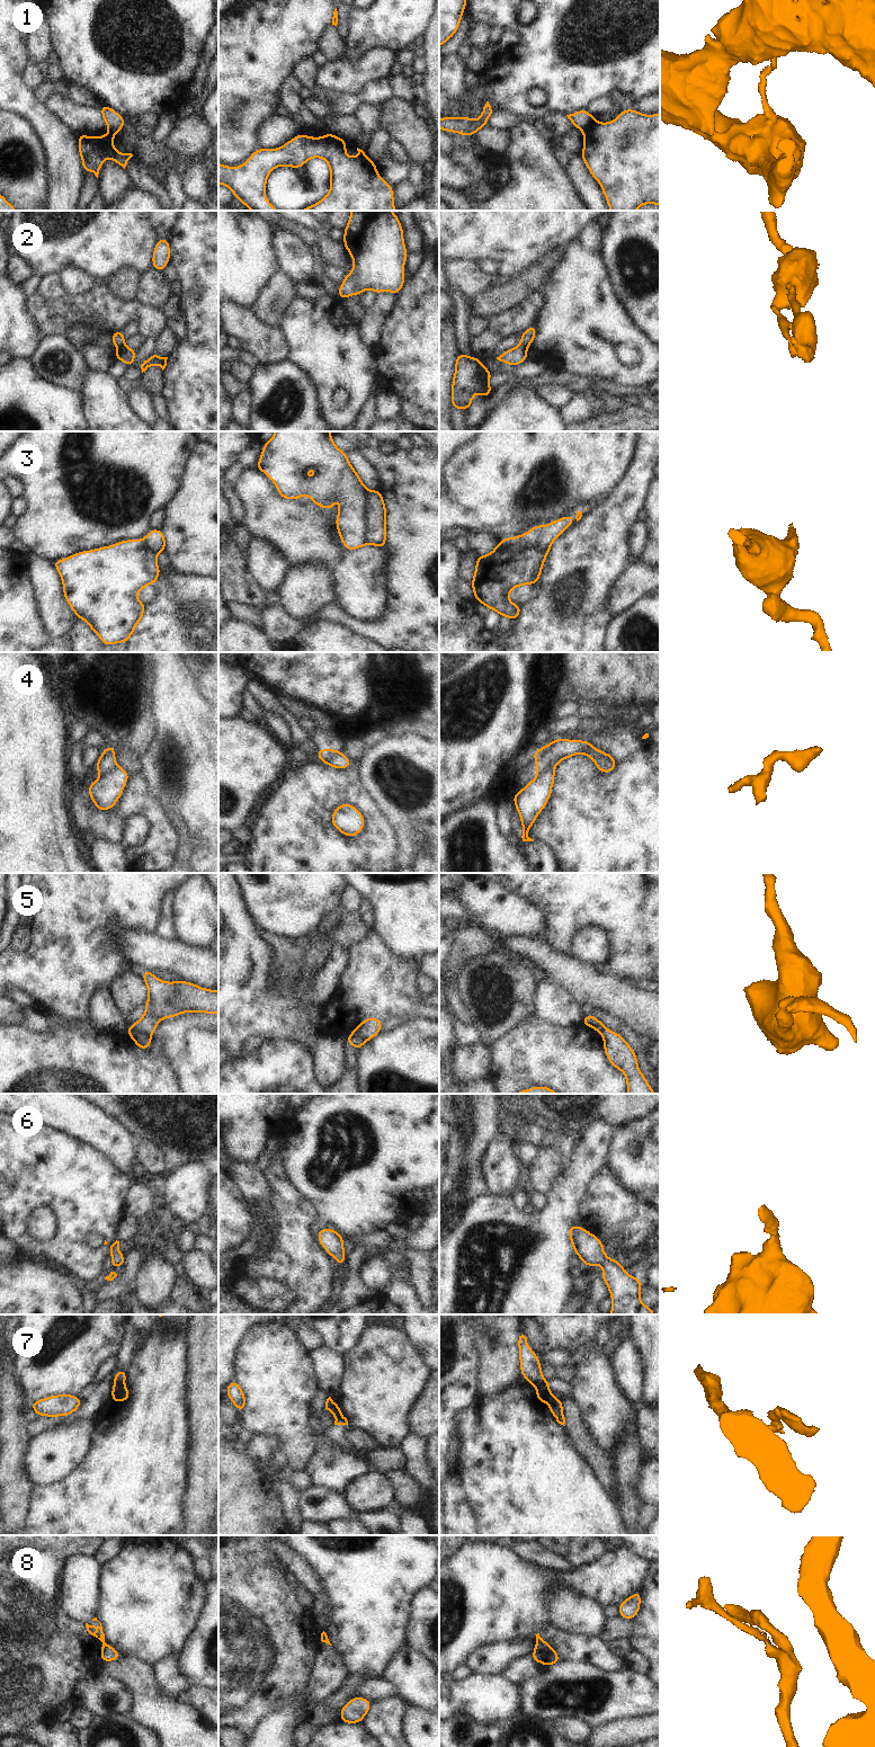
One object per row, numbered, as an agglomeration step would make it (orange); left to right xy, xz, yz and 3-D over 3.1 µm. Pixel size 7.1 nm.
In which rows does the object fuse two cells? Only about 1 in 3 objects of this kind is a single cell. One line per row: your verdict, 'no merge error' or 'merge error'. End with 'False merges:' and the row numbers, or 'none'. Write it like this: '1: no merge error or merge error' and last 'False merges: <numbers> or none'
1: merge error
2: merge error
3: merge error
4: merge error
5: merge error
6: no merge error
7: merge error
8: merge error
False merges: 1, 2, 3, 4, 5, 7, 8

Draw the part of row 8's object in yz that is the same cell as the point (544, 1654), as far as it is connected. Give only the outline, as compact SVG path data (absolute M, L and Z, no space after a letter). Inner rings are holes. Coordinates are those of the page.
M541 1641L535 1642L535 1649L530 1656L535 1663L543 1664L548 1668L553 1664L562 1660L556 1650L554 1650L550 1645L543 1643Z

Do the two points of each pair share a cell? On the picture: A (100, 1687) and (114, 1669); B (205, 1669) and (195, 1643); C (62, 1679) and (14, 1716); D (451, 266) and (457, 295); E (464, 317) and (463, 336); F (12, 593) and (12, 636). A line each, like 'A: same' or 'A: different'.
A: different
B: same
C: same
D: different
E: same
F: same

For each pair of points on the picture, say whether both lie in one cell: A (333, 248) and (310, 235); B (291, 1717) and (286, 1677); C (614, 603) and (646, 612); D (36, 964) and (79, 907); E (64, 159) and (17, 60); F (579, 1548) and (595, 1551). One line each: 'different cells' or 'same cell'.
A: same cell
B: different cells
C: different cells
D: same cell
E: same cell
F: same cell

